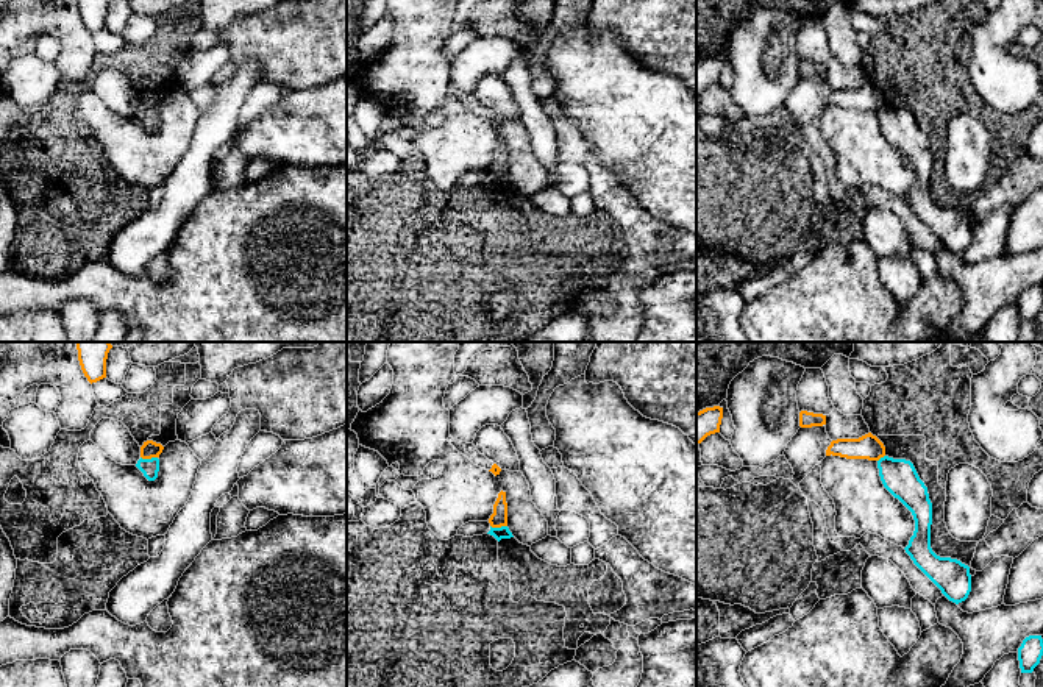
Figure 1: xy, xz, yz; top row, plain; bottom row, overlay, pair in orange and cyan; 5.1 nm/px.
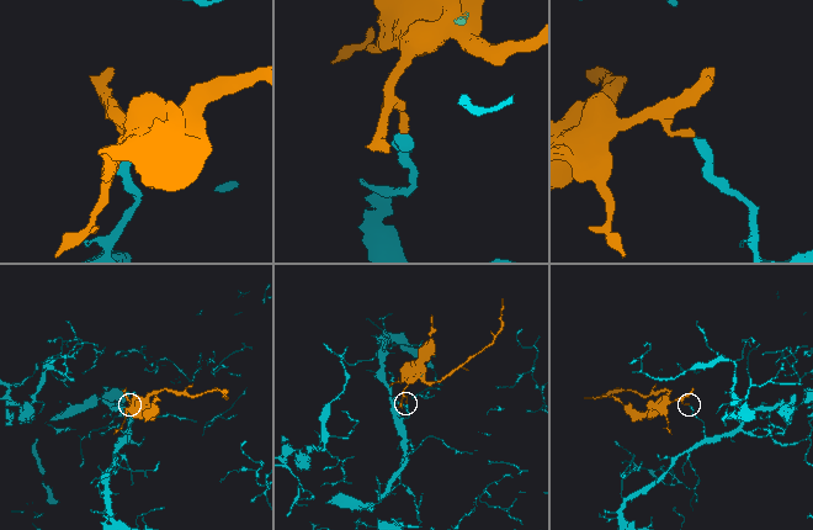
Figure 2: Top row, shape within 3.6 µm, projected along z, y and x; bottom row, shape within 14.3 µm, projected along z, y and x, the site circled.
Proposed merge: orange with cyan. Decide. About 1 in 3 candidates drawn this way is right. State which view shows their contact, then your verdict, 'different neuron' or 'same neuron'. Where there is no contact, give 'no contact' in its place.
meets orange in xy; different neuron

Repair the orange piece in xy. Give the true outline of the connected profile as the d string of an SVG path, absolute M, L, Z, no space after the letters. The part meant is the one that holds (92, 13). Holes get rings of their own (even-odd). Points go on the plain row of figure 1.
M78 0L81 20L91 34L106 28L108 3L109 0Z

